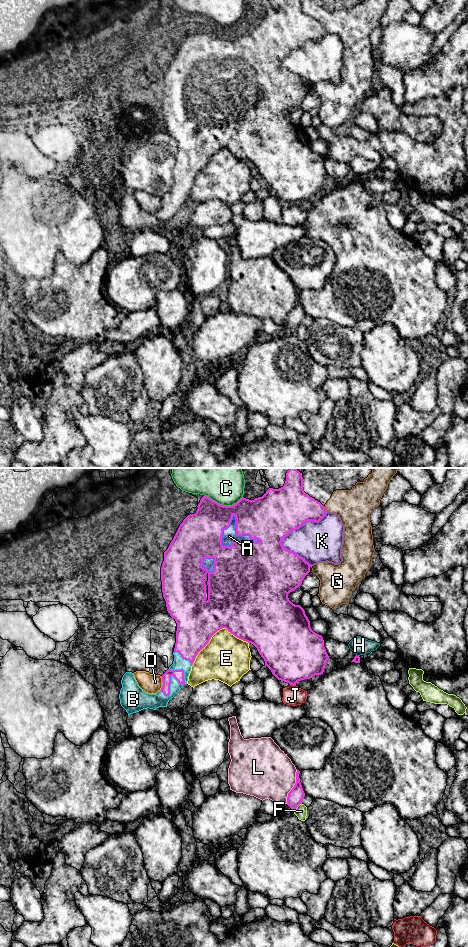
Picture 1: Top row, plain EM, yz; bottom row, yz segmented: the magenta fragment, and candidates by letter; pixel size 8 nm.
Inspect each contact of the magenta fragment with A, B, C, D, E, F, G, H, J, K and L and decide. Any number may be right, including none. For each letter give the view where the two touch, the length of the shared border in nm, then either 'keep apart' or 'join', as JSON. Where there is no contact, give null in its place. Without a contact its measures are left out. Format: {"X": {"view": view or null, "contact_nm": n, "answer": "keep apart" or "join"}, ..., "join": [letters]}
{"A": {"view": "yz", "contact_nm": 320, "answer": "join"}, "B": {"view": "yz", "contact_nm": 200, "answer": "join"}, "C": {"view": "yz", "contact_nm": 320, "answer": "keep apart"}, "D": {"view": "yz", "contact_nm": 60, "answer": "keep apart"}, "E": {"view": "yz", "contact_nm": 500, "answer": "keep apart"}, "F": {"view": "yz", "contact_nm": 90, "answer": "keep apart"}, "G": {"view": "yz", "contact_nm": 60, "answer": "keep apart"}, "H": {"view": "yz", "contact_nm": 30, "answer": "keep apart"}, "J": {"view": "yz", "contact_nm": 50, "answer": "keep apart"}, "K": {"view": "yz", "contact_nm": 460, "answer": "keep apart"}, "L": {"view": "yz", "contact_nm": 280, "answer": "keep apart"}, "join": ["A", "B"]}

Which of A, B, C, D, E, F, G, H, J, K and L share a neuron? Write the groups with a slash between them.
A B / C / D / E / F / G / H / J / K / L

